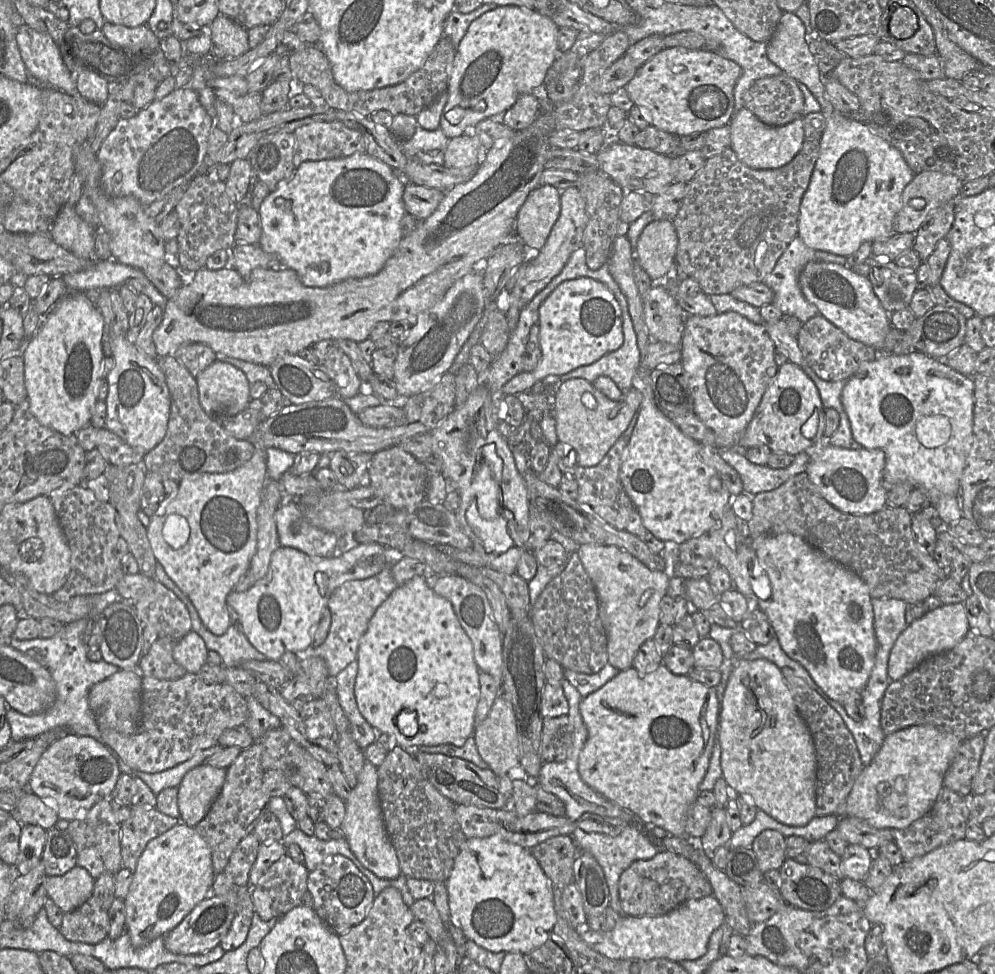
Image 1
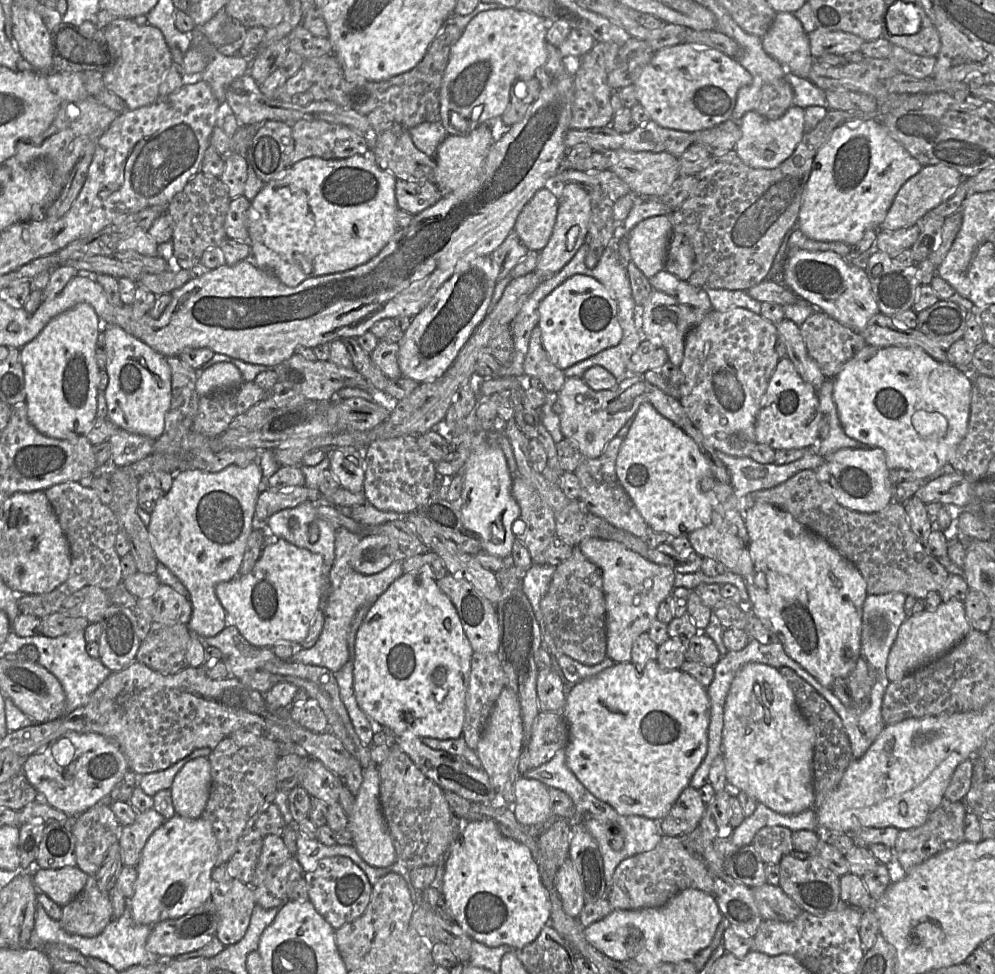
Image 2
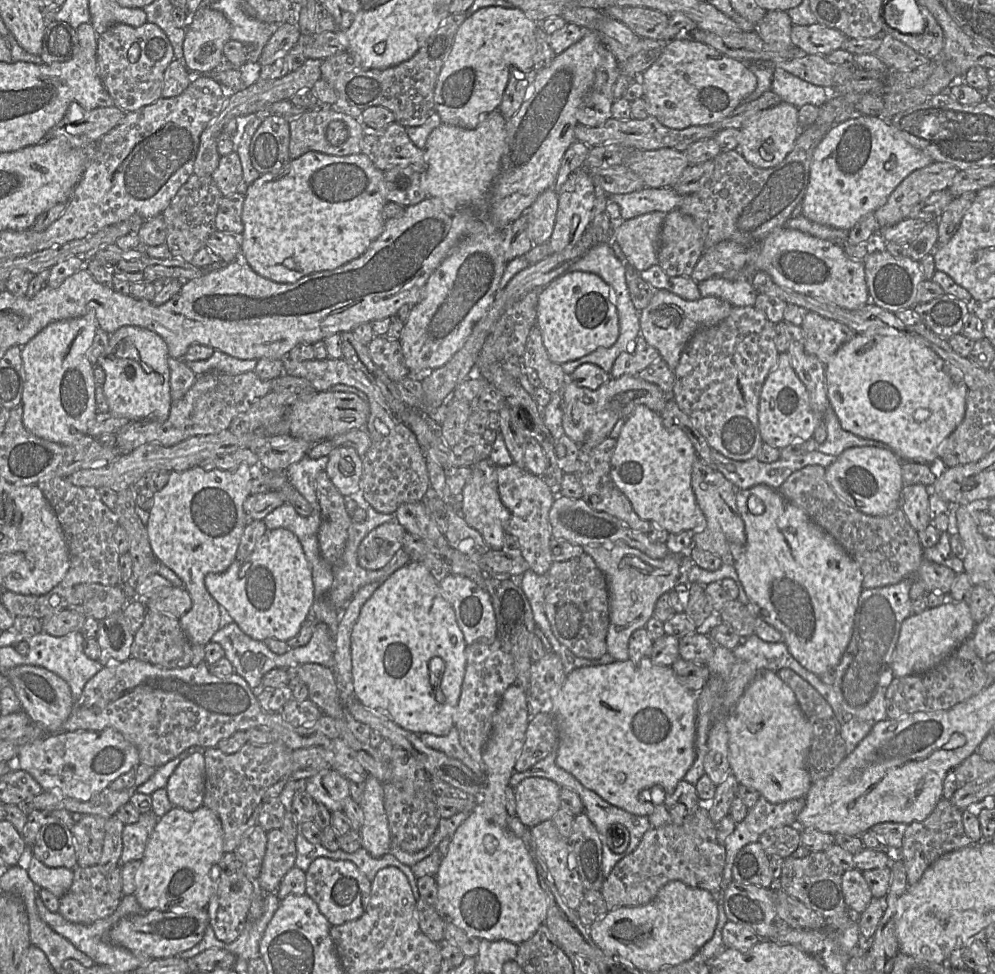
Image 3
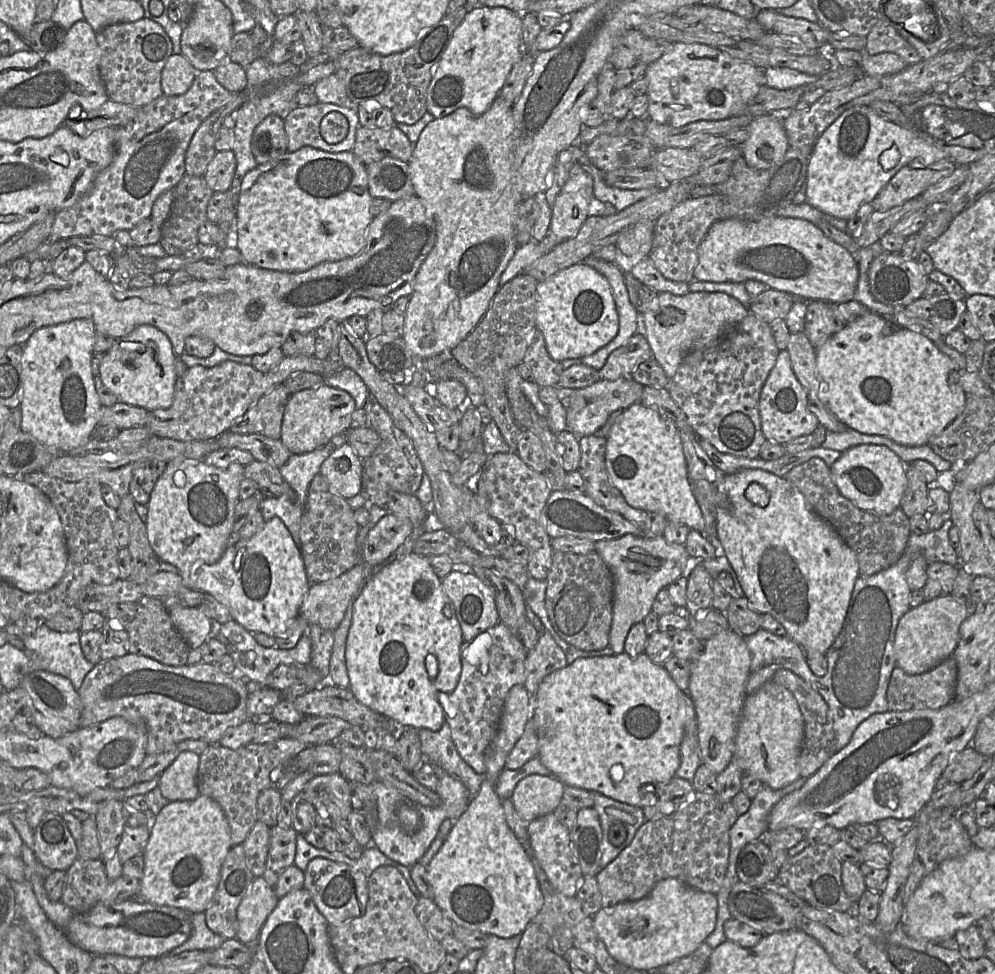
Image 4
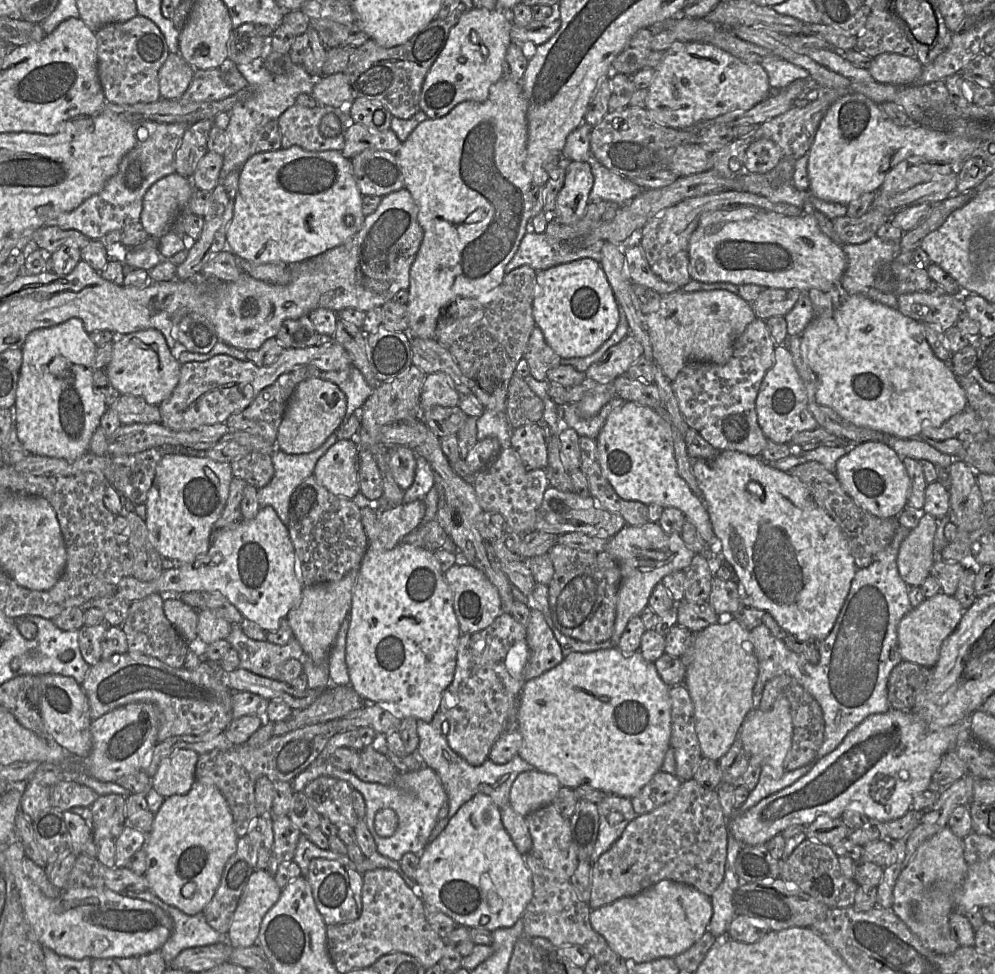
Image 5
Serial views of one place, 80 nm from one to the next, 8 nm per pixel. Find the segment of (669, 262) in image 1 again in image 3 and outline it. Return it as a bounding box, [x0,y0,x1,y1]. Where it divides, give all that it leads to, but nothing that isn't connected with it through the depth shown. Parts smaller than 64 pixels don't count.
[614,212,667,271]

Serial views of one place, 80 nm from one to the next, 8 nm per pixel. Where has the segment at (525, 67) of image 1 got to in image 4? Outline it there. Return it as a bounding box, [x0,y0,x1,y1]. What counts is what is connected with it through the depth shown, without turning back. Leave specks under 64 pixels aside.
[427,7,524,118]

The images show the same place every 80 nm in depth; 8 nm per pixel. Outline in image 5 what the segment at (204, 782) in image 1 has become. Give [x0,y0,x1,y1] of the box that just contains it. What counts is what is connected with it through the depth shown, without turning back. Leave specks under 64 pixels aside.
[152,749,199,798]

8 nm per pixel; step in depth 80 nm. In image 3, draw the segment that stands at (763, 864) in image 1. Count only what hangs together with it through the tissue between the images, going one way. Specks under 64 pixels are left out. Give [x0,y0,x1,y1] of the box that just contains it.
[759,826,801,859]

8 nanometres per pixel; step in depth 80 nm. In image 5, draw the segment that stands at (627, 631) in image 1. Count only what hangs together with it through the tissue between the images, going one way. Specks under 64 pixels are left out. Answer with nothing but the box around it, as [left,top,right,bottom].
[605,522,695,647]

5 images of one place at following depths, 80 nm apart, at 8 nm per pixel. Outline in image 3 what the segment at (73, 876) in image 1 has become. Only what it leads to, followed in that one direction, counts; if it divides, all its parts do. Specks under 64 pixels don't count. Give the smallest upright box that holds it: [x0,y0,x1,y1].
[28,855,73,899]

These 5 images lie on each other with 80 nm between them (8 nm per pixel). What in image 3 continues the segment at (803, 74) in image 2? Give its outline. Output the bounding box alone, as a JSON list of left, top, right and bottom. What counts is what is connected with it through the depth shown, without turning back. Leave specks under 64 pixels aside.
[755,11,792,49]

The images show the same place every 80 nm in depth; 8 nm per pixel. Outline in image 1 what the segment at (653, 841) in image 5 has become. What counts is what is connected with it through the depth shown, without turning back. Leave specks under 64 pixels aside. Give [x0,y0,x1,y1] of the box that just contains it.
[619,852,713,916]

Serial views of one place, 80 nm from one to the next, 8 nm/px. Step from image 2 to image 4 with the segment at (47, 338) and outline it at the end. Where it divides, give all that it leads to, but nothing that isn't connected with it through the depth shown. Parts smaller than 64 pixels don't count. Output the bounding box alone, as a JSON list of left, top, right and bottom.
[21,319,102,454]

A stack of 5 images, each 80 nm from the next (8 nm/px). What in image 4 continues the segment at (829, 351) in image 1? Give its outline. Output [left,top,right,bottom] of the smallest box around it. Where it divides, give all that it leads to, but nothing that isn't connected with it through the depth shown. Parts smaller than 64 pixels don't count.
[804,301,846,350]

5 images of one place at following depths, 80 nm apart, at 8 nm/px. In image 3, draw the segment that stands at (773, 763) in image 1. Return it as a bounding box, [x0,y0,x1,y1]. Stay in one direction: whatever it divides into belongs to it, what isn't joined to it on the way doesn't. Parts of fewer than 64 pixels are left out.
[726,671,813,804]

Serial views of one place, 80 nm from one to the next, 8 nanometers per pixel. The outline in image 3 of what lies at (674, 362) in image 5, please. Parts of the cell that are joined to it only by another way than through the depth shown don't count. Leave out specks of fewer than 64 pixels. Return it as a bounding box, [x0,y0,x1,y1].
[640,289,733,370]

